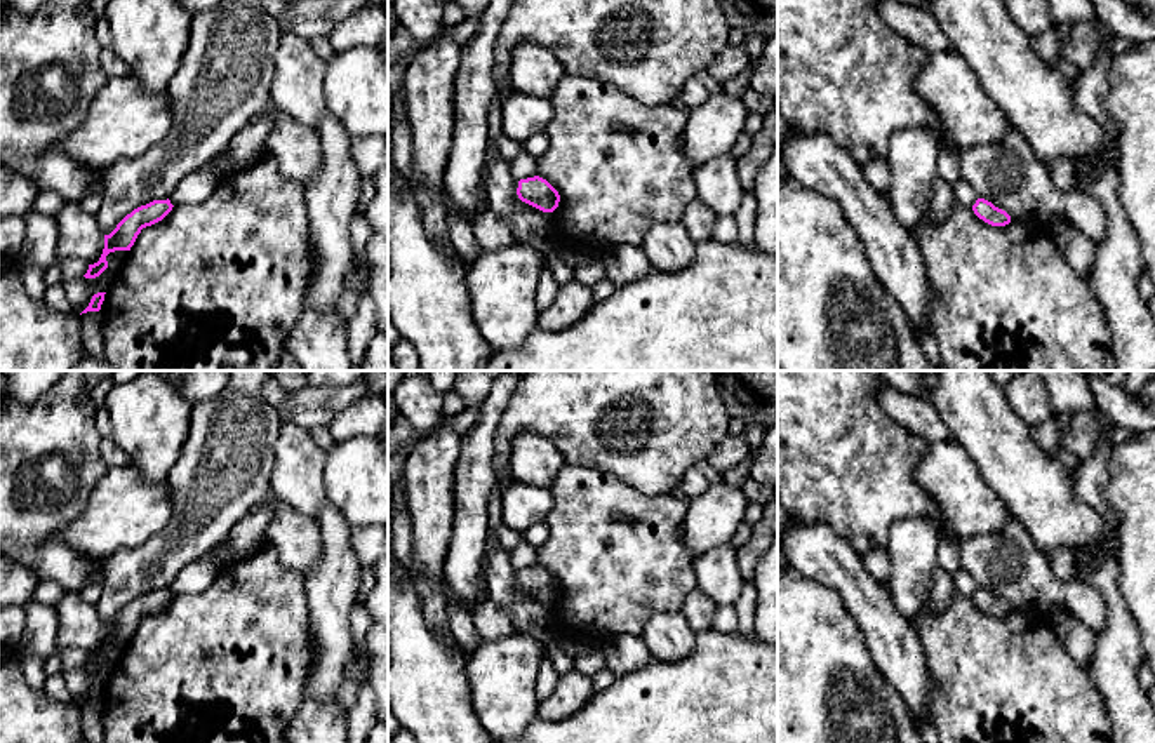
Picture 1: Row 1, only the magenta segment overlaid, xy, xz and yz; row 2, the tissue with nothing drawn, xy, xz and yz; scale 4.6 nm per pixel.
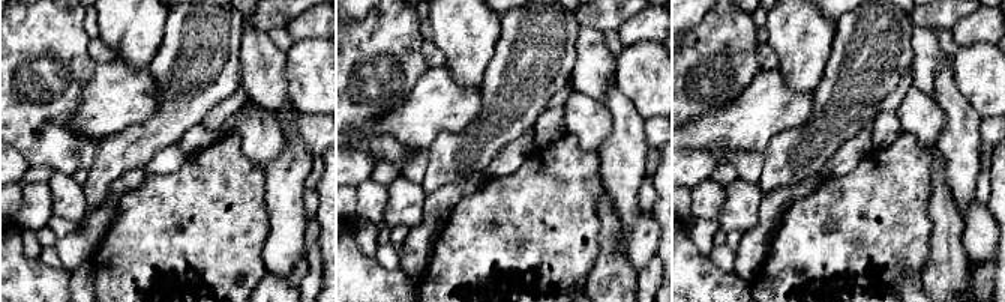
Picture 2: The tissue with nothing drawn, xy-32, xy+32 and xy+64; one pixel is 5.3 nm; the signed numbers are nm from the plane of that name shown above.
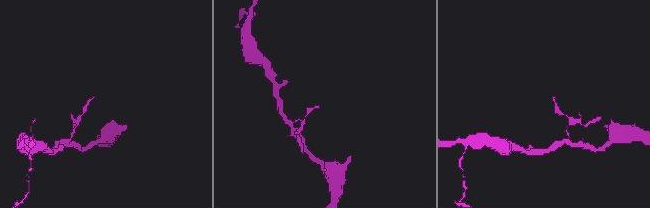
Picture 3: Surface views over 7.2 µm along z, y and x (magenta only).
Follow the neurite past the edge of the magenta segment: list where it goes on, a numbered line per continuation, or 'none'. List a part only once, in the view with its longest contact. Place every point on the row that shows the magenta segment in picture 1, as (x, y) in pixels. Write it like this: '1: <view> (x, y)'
none

